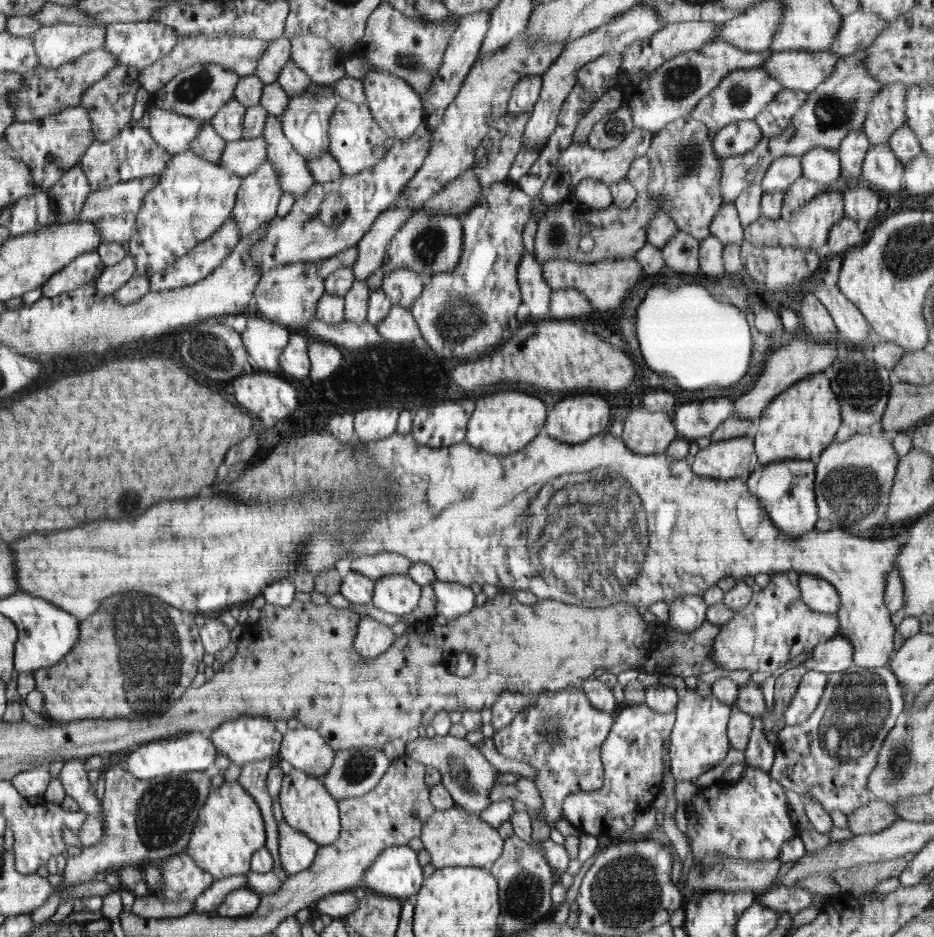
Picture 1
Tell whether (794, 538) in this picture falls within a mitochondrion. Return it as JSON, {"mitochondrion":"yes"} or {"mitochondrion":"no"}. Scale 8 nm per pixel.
{"mitochondrion":"no"}

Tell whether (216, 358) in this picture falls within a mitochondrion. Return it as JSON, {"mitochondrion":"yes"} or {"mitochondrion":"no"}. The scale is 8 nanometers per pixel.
{"mitochondrion":"yes"}

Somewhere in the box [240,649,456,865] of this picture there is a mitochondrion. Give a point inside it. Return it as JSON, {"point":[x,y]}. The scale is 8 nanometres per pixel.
{"point":[357,767]}

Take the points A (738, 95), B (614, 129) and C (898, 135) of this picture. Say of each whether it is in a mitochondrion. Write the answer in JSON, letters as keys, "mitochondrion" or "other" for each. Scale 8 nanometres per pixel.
{"A":"mitochondrion","B":"mitochondrion","C":"other"}

